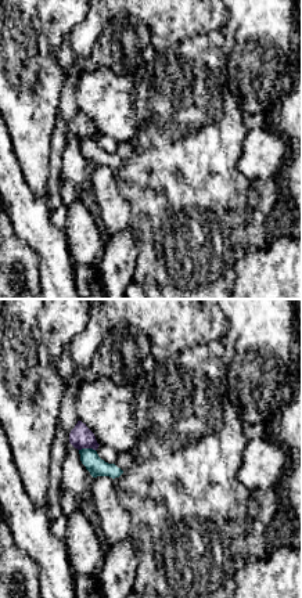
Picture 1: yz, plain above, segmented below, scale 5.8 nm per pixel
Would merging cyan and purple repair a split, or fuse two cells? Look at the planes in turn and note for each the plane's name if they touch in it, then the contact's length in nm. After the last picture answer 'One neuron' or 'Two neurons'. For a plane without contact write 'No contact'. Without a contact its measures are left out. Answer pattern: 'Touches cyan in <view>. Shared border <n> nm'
Touches cyan in yz. Shared border 100 nm

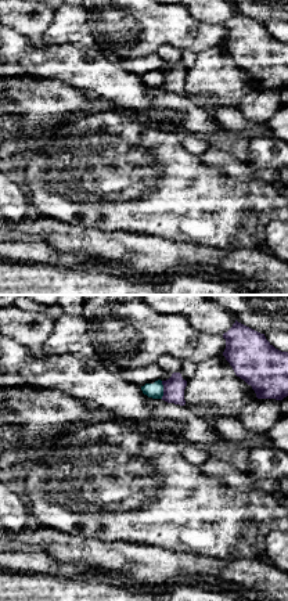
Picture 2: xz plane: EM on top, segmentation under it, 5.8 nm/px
Touches cyan in xz. Shared border 100 nm

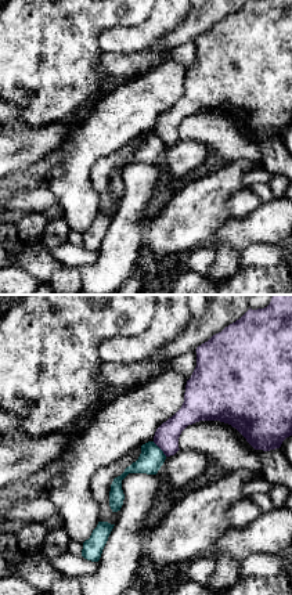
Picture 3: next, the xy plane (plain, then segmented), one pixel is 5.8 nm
Touches cyan in xy. Shared border 120 nm

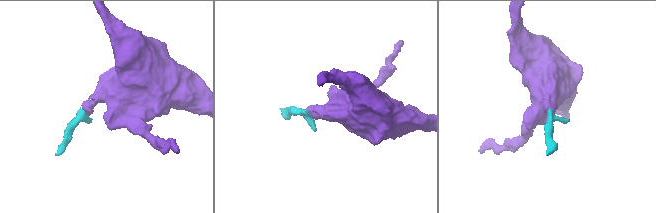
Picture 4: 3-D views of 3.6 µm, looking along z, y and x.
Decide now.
Two neurons

